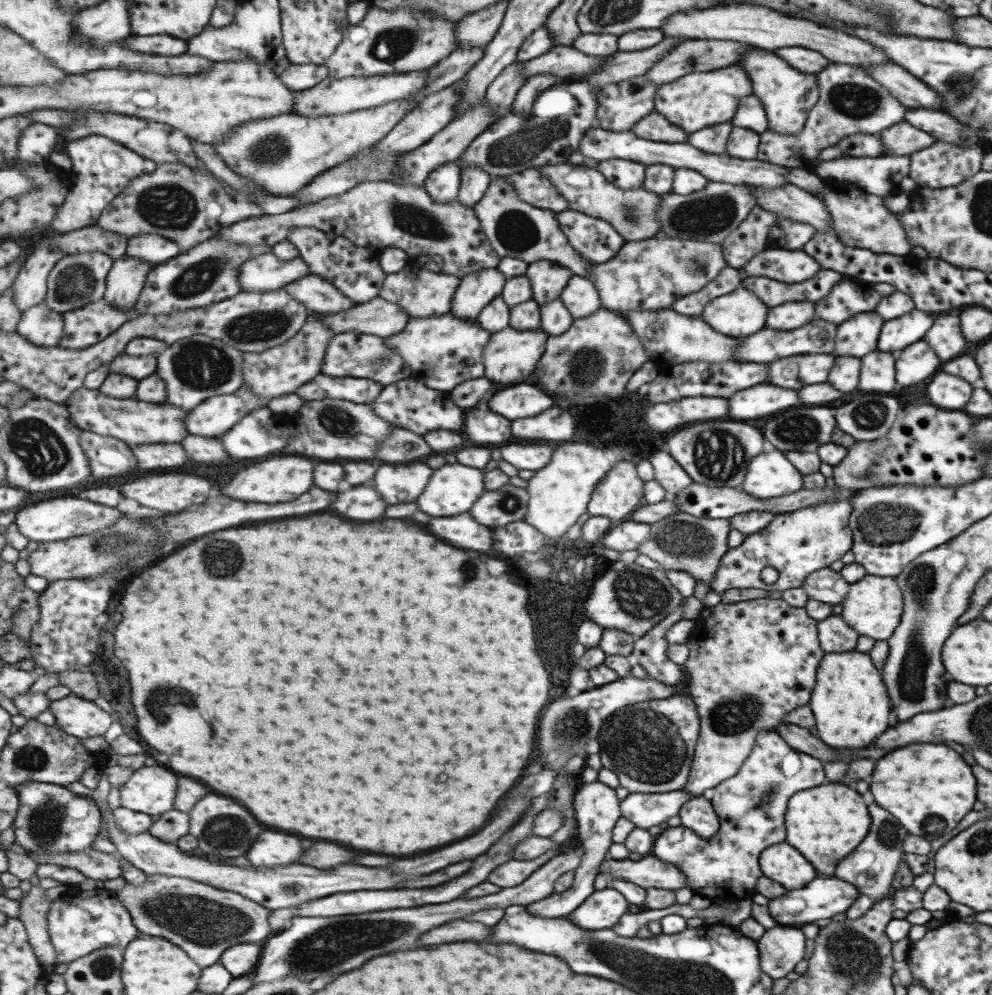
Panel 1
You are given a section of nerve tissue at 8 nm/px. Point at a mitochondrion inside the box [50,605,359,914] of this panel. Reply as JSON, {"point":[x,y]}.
{"point":[163,702]}

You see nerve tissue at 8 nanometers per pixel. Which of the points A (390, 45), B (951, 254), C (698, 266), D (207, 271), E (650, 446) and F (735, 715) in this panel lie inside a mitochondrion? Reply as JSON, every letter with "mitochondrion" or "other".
{"A":"mitochondrion","B":"other","C":"mitochondrion","D":"mitochondrion","E":"other","F":"mitochondrion"}

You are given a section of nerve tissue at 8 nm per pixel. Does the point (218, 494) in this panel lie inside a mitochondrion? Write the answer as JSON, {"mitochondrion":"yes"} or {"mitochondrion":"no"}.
{"mitochondrion":"no"}

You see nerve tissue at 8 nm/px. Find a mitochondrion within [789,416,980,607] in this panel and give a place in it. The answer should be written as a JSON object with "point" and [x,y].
{"point":[881,523]}

